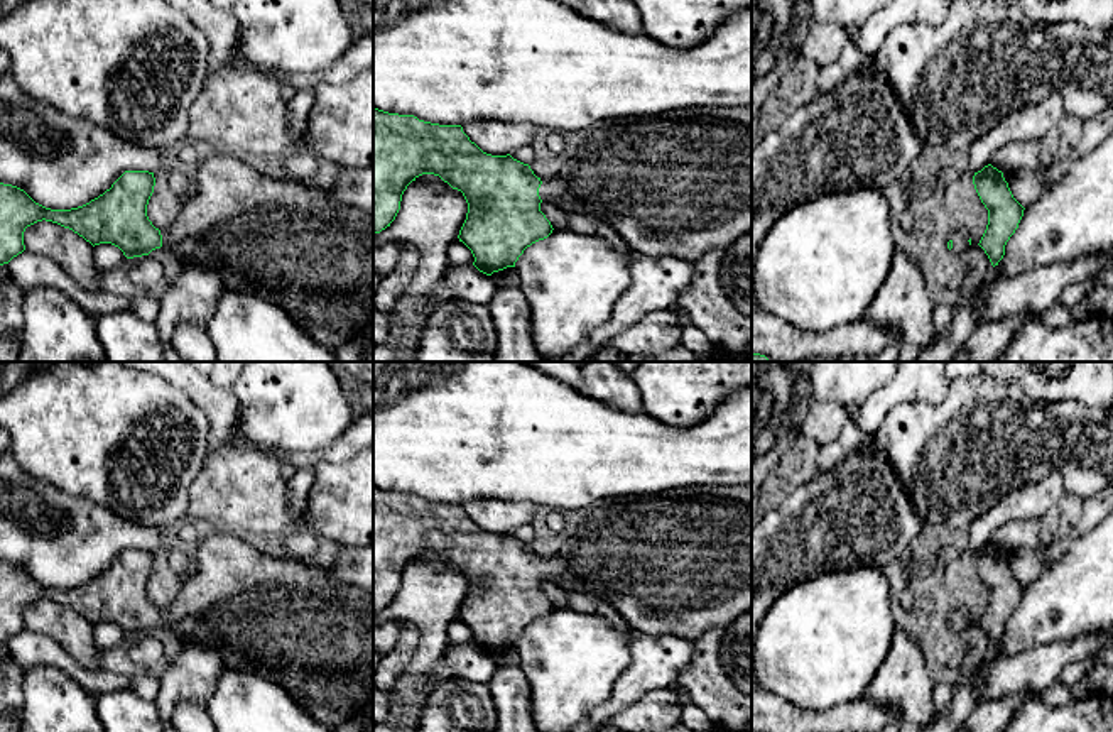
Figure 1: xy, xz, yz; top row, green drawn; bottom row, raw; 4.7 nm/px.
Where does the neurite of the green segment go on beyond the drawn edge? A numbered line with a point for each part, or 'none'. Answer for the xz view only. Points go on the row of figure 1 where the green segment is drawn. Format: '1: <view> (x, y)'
1: xz (681, 188)

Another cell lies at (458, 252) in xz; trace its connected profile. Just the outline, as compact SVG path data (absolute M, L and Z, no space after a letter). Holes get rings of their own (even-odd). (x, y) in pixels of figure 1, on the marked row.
M459 240L453 242L448 249L449 264L473 264L471 250Z

